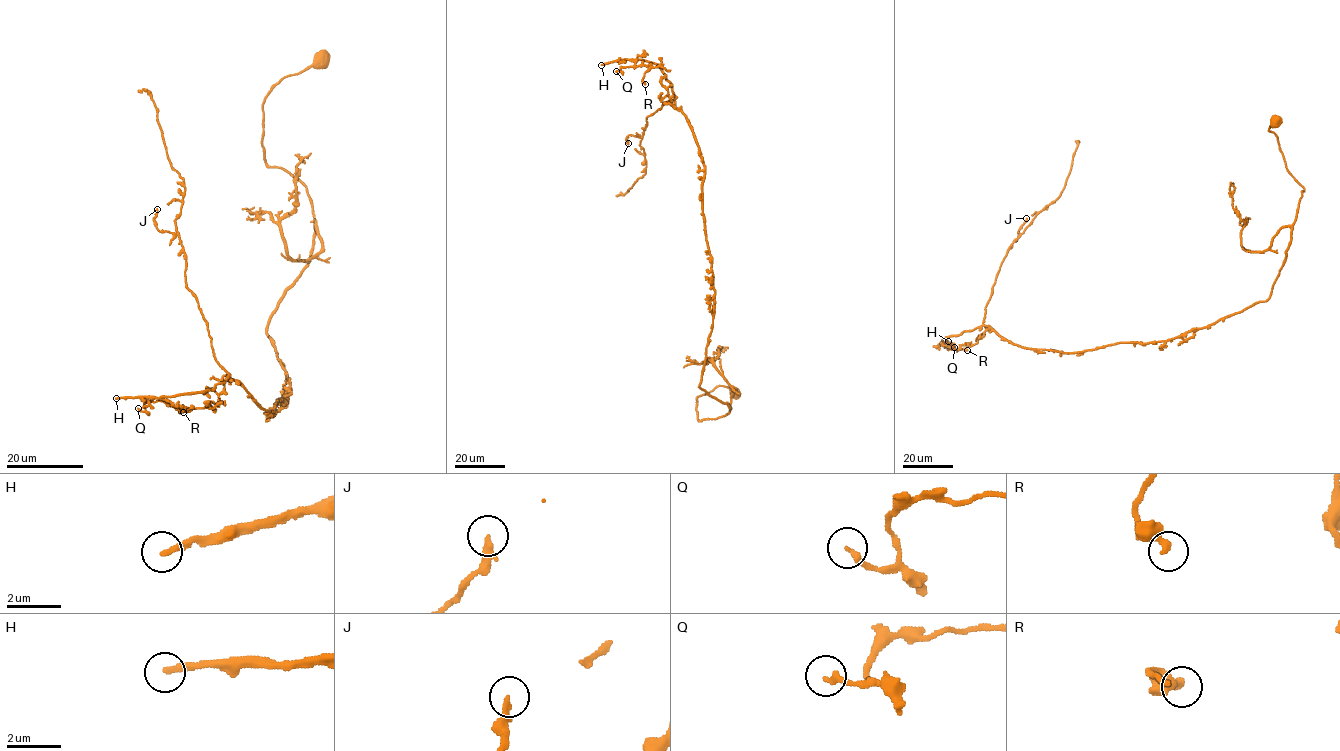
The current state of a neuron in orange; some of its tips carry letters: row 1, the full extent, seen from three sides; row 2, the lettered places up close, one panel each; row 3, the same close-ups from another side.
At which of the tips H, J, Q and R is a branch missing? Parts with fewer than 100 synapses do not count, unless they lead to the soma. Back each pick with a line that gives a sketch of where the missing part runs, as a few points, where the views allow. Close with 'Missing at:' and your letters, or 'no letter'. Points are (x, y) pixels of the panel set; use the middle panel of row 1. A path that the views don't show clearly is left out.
H: missing branch runs (601, 65), (557, 85), (547, 66), (537, 62), (547, 86), (548, 108), (540, 116), (535, 112), (521, 116)
Missing at: H

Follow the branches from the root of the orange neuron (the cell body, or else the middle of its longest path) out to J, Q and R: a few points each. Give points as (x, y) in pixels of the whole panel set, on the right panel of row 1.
J: (1275, 122), (1304, 188), (1285, 262), (1267, 299), (1203, 327), (1076, 352), (1004, 340), (983, 320), (1026, 218)
Q: (1275, 122), (1304, 190), (1265, 301), (1167, 340), (1060, 352), (980, 325), (943, 339), (954, 347)
R: (1275, 122), (1304, 190), (1265, 301), (1167, 340), (1076, 352), (1022, 347), (986, 325), (943, 339), (967, 350)

